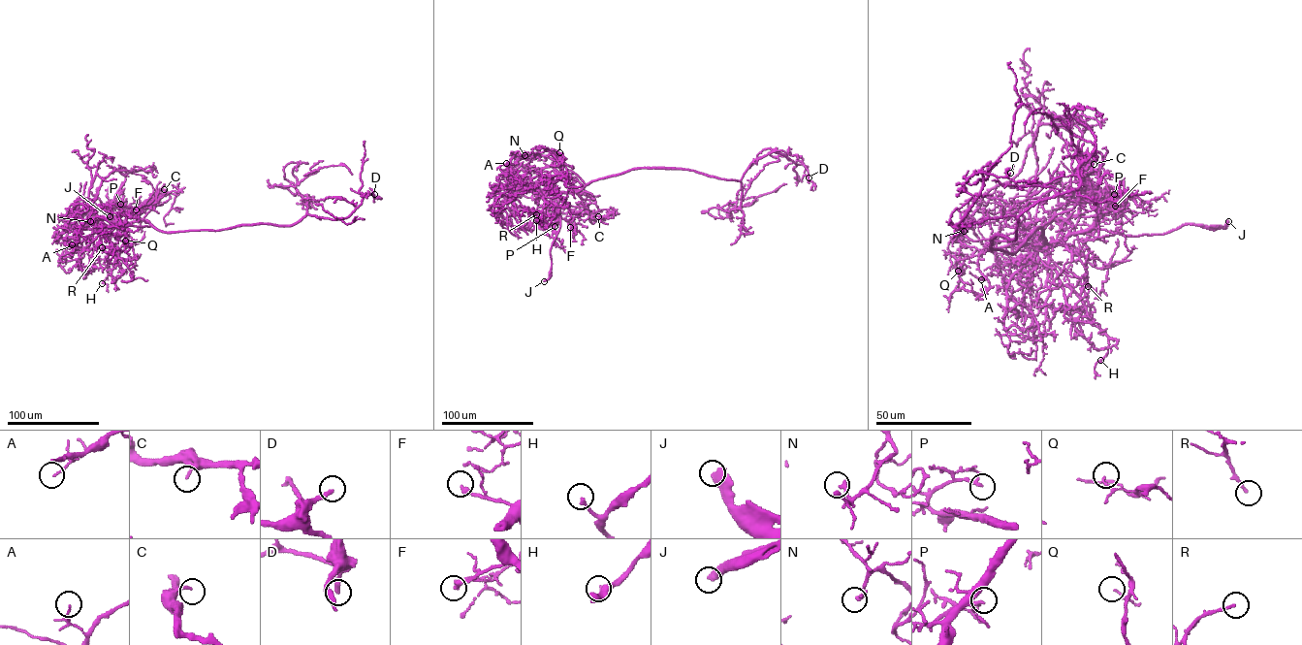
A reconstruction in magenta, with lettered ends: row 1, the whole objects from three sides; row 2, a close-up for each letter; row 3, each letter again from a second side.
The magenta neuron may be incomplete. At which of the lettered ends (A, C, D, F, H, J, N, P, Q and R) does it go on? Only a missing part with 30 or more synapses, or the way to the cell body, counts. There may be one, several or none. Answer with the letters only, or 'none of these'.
D, J

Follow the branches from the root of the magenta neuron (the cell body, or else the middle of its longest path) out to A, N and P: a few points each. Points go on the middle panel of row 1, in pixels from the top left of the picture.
A: (644, 168), (592, 180), (577, 191), (544, 193), (517, 180), (507, 172), (506, 163)
N: (644, 168), (633, 168), (586, 184), (557, 161), (545, 156), (524, 155)
P: (644, 168), (592, 180), (577, 191), (547, 194), (546, 201), (560, 217), (555, 226)

